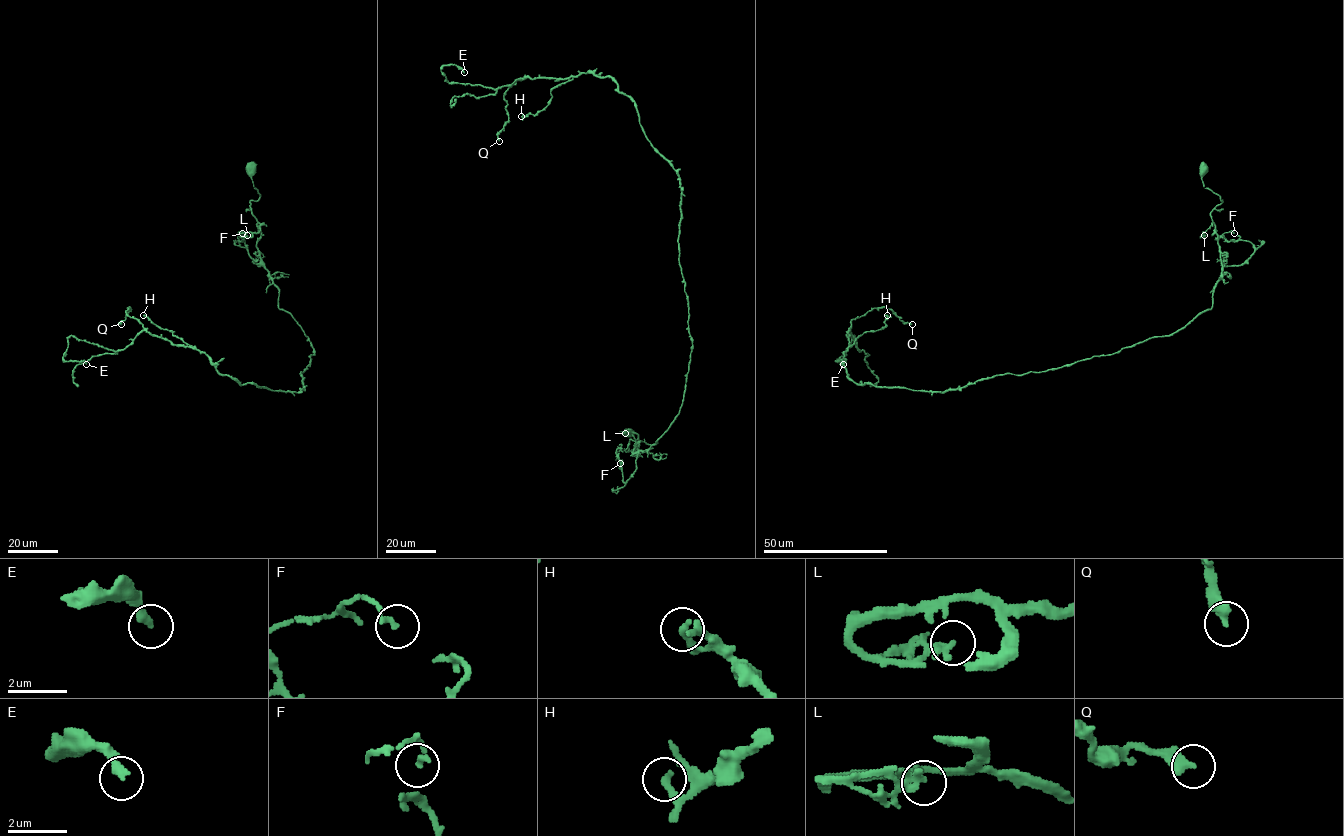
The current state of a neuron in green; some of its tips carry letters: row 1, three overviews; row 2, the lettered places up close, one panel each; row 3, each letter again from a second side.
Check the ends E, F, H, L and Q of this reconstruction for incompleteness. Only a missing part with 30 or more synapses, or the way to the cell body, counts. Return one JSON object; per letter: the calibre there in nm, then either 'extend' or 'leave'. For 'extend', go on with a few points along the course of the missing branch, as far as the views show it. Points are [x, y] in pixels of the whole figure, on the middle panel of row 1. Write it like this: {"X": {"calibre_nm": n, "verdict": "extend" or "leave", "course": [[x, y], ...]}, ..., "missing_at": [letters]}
{"E": {"calibre_nm": 320, "verdict": "leave"}, "F": {"calibre_nm": 170, "verdict": "leave"}, "H": {"calibre_nm": 200, "verdict": "leave"}, "L": {"calibre_nm": 150, "verdict": "leave"}, "Q": {"calibre_nm": 360, "verdict": "leave"}, "missing_at": []}

